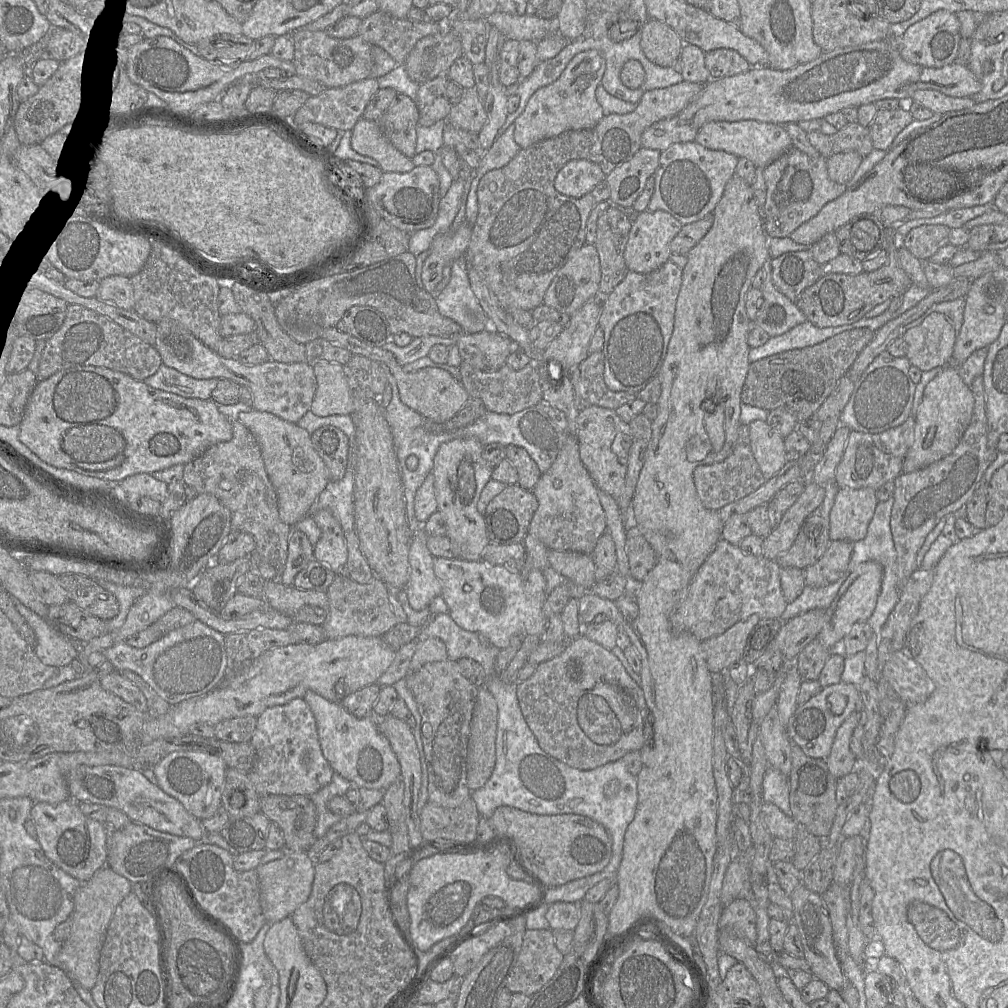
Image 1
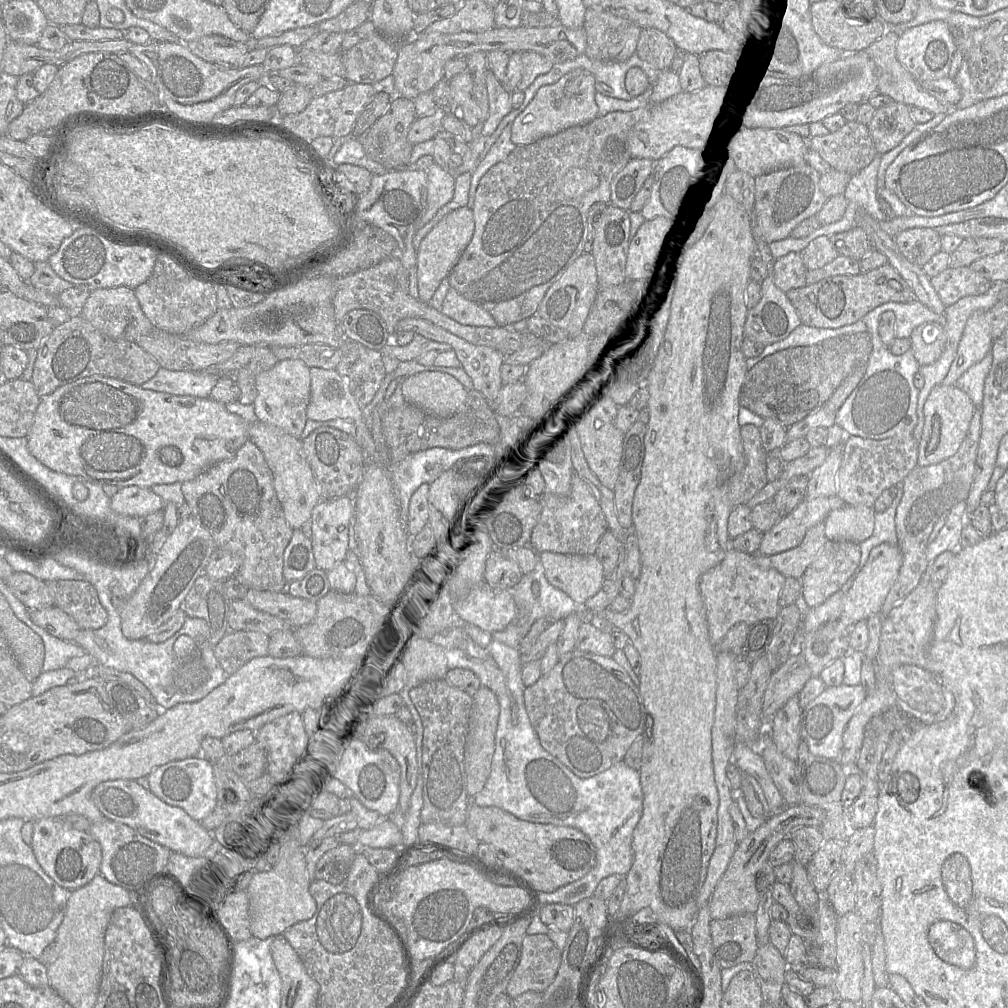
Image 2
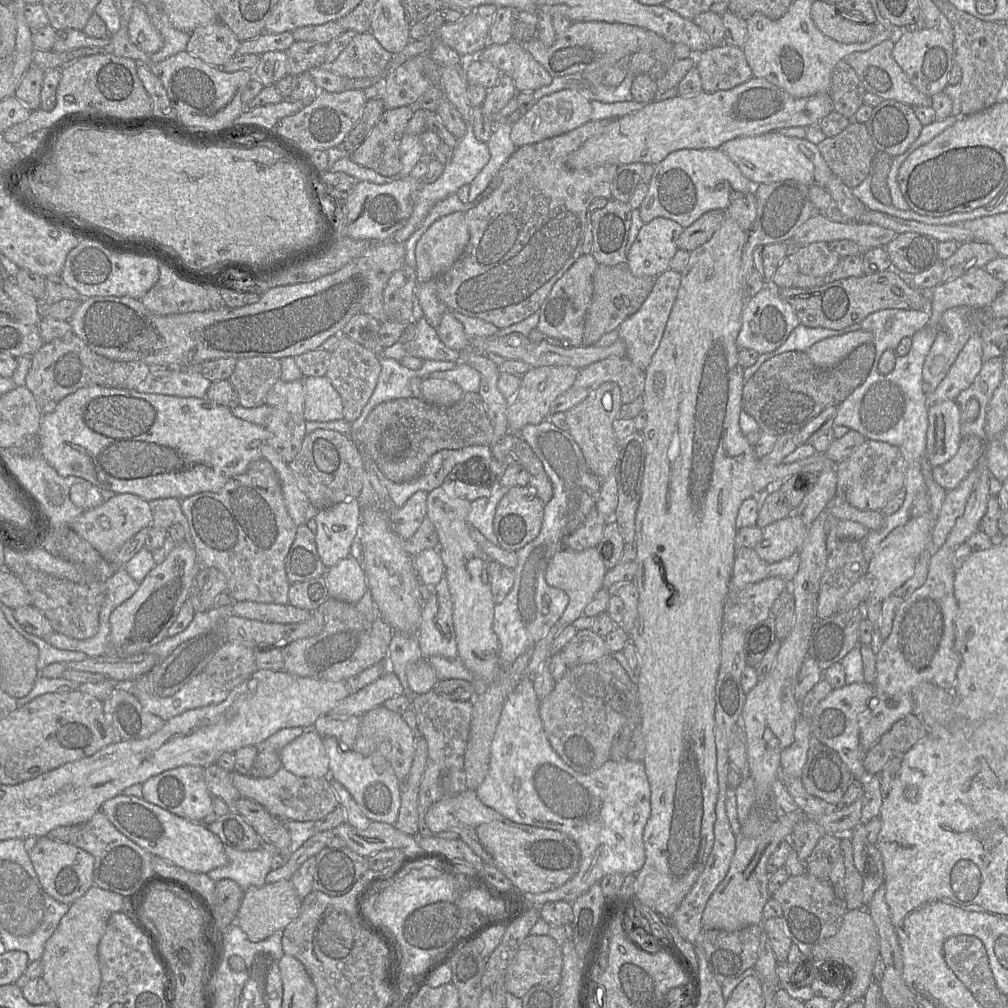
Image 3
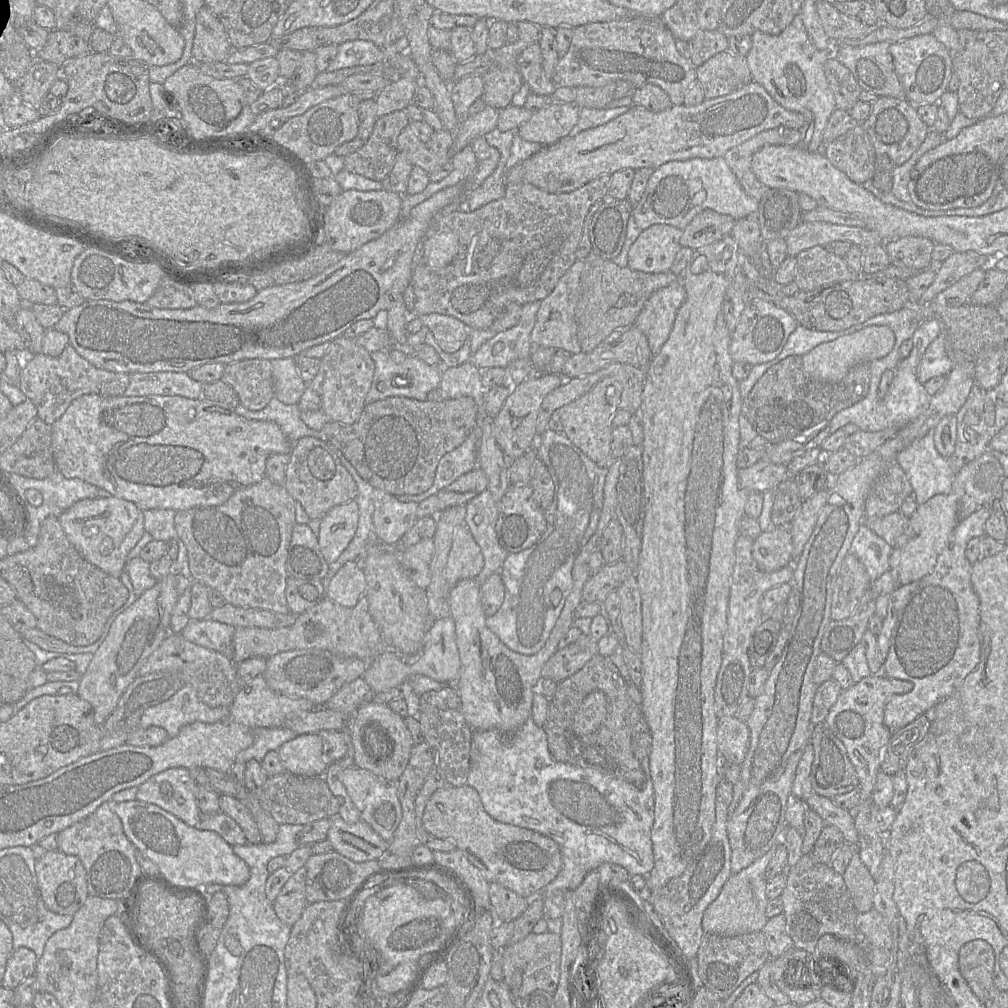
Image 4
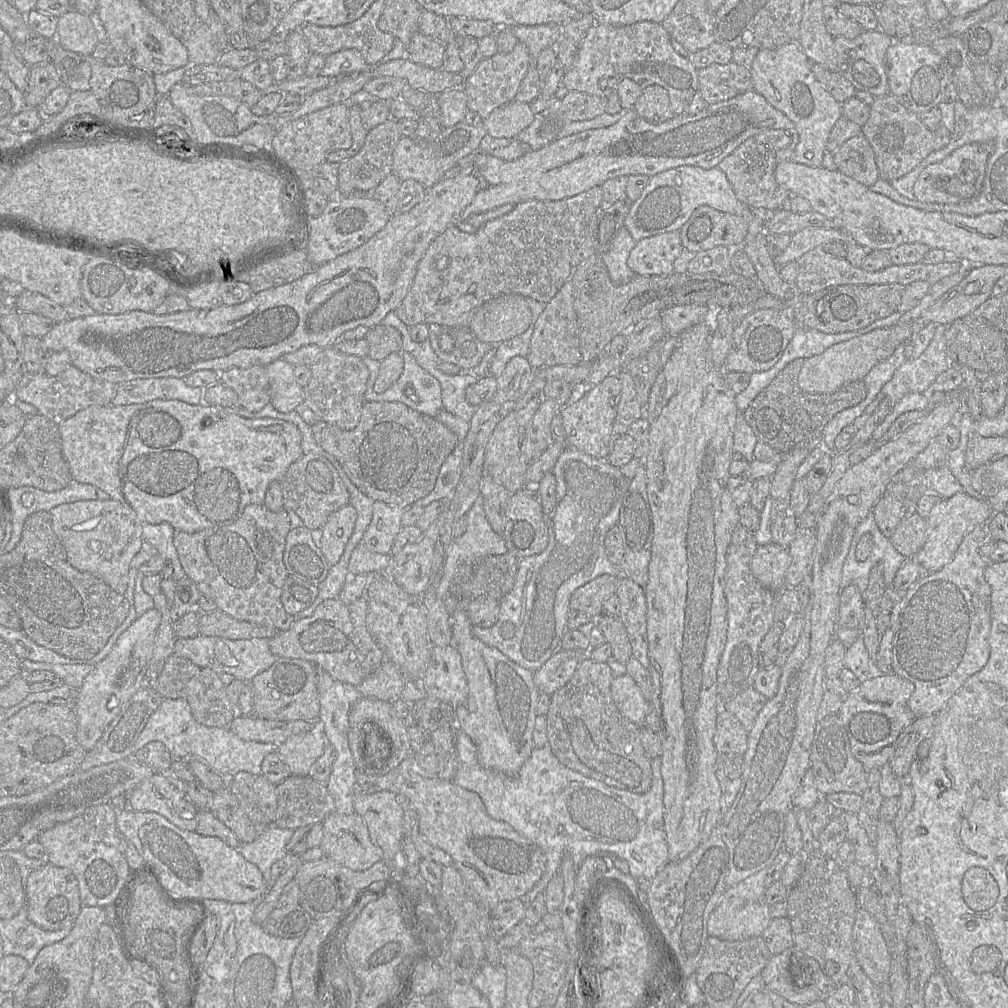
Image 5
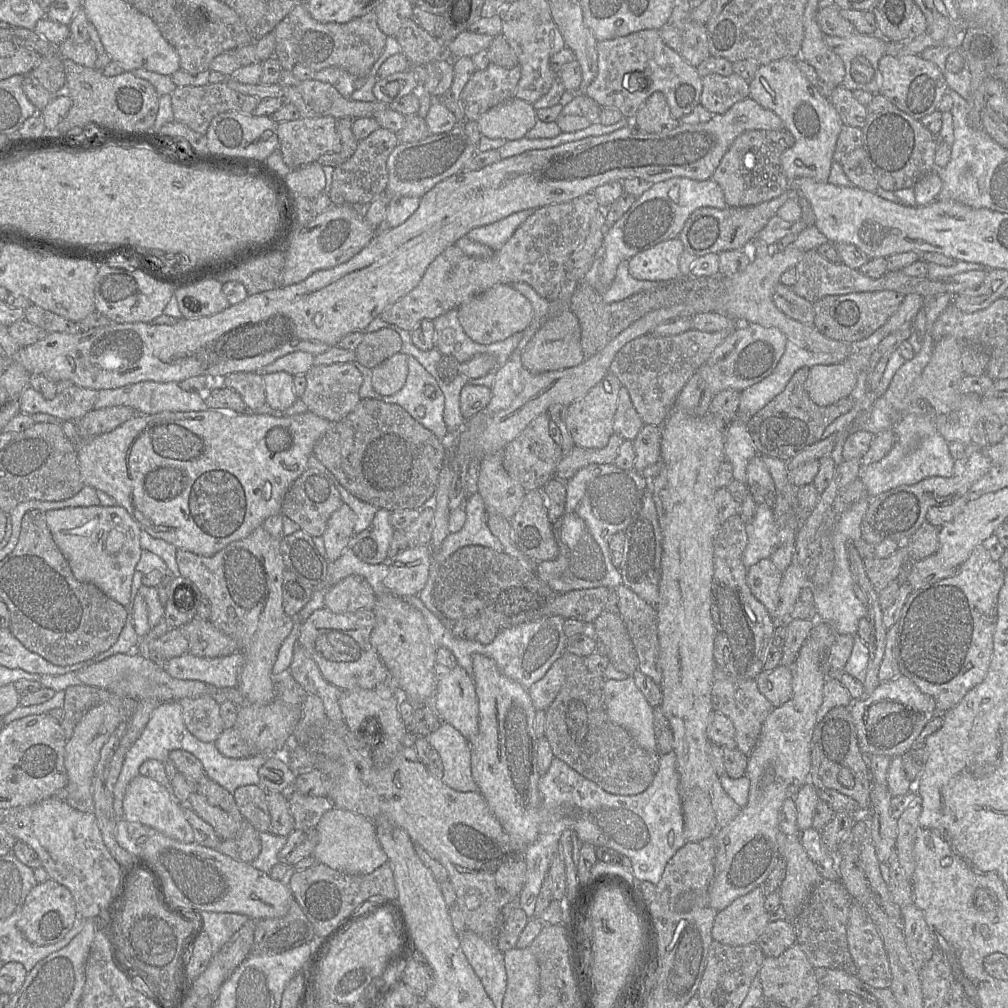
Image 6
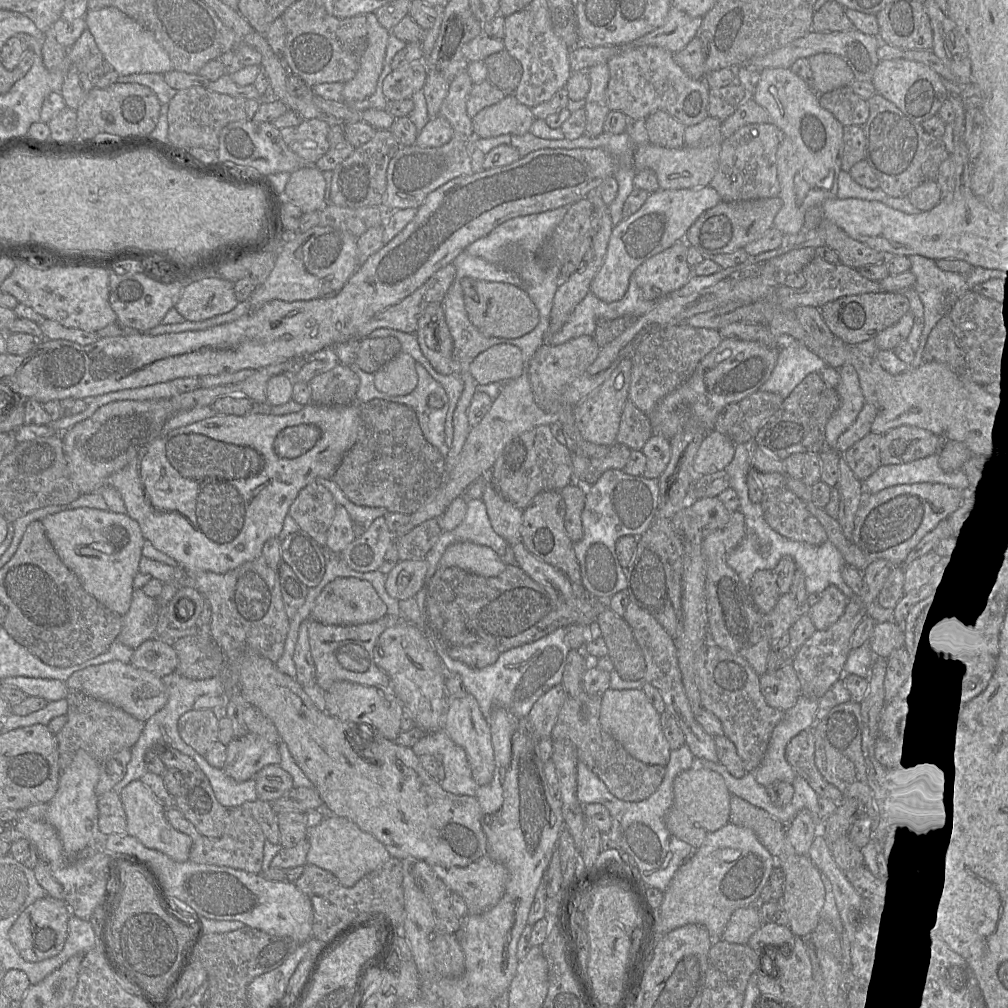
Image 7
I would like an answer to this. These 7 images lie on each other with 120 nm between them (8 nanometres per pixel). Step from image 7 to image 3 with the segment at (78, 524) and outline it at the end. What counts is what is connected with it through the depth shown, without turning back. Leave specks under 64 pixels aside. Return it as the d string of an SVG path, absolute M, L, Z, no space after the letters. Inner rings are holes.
M131 493L116 494L100 506L91 508L77 517L71 528L86 540L104 559L113 555L141 529L149 527L153 515L148 501Z

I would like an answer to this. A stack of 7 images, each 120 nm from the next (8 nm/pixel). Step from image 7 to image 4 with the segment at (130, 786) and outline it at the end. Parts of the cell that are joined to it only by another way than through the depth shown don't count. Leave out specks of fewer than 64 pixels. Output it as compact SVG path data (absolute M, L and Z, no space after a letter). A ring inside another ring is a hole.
M170 768L138 786L136 799L155 804L188 826L195 827L202 819L195 798L196 786L188 769Z

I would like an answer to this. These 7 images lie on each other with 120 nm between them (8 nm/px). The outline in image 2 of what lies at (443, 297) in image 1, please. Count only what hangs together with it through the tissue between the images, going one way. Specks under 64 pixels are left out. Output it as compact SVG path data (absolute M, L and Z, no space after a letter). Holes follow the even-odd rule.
M452 287L445 296L441 312L463 325L491 328L498 326L488 311L467 300Z

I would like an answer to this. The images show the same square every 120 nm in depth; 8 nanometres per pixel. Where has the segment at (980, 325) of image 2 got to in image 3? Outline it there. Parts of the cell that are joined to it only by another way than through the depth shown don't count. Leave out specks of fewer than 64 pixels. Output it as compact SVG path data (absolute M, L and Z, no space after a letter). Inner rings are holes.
M972 334L947 375L930 395L930 405L946 400L956 400L958 394L973 383L983 363L981 336Z

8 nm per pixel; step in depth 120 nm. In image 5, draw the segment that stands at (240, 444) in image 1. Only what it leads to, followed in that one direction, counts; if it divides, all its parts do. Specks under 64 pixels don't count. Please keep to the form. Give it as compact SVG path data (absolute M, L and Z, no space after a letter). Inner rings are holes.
M250 504L234 523L195 533L175 530L174 545L186 576L195 583L201 594L214 600L217 609L237 620L284 632L295 621L295 616L288 614L281 602L282 588L289 575L284 564L284 548L290 530L290 517L285 508L273 512L264 504Z

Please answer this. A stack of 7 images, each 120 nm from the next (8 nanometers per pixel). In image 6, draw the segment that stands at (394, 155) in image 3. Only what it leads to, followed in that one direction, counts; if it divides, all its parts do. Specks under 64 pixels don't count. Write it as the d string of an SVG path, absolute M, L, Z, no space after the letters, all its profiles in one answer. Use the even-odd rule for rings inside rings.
M382 127L360 140L354 154L334 169L329 192L333 205L369 204L378 196L385 195L389 179L387 160L399 143L397 133Z

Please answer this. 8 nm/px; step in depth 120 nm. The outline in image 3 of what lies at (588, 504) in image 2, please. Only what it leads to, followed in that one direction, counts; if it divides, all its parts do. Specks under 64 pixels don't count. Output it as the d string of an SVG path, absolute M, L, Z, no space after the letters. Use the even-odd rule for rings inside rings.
M593 508L586 520L563 540L566 550L584 551L596 548L602 539L606 523L603 517Z

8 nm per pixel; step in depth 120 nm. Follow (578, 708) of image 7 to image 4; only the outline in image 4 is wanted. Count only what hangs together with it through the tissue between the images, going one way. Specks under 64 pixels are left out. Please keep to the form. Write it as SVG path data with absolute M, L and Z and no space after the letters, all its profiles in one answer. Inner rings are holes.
M595 655L579 671L557 684L554 696L549 700L549 708L543 729L547 735L548 748L552 757L559 762L596 769L611 777L625 780L636 787L643 787L646 782L645 773L640 761L632 751L632 731L642 717L641 706L632 701L627 693L627 682L620 675L609 656ZM594 691L602 691L607 699L607 714L599 728L585 736L578 736L573 730L574 714L584 698Z

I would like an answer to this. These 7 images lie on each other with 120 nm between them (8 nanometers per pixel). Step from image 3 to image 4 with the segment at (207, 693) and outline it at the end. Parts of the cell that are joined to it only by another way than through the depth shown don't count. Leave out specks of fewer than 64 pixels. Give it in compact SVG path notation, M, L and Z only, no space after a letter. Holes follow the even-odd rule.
M185 684L168 700L147 709L139 725L143 729L161 727L168 737L175 737L185 725L194 722L216 723L228 716L228 709L207 706L198 698L194 688Z

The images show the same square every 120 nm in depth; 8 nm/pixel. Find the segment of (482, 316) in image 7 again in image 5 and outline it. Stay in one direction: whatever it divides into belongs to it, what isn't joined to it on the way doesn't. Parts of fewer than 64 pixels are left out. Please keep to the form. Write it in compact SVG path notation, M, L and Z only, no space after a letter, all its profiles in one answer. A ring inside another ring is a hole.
M504 294L479 307L472 315L468 329L482 342L499 344L522 334L531 318L525 297Z

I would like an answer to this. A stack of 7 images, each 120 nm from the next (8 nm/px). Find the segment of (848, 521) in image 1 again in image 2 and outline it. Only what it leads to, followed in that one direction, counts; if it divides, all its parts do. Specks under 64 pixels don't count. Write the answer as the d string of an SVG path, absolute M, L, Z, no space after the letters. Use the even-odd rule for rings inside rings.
M845 505L829 513L825 520L828 540L848 540L860 543L874 530L875 510L865 505Z

